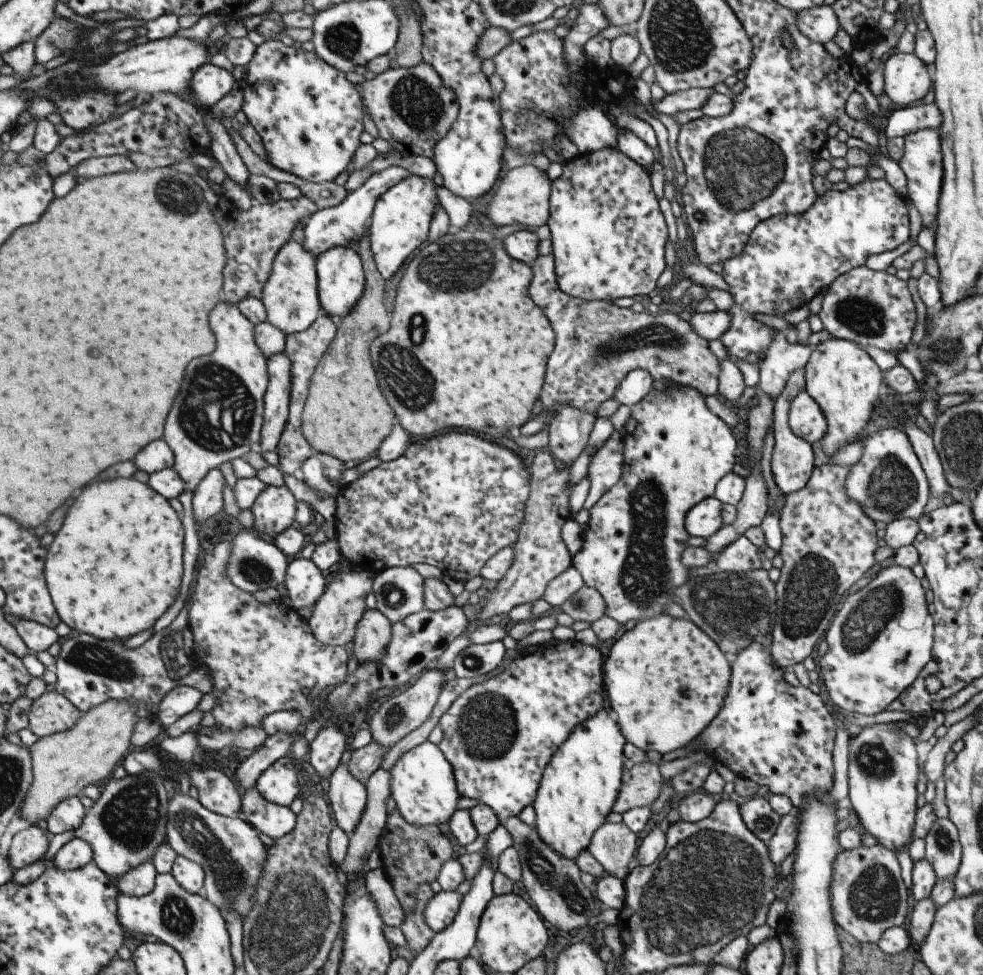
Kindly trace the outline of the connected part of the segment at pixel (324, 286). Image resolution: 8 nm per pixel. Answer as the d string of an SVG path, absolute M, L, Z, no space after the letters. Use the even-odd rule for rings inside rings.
M335 247L318 254L314 261L320 310L337 322L353 310L364 289L364 272L359 255L350 247Z

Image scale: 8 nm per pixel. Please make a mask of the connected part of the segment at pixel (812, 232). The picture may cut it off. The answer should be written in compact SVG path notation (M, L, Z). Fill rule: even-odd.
M866 178L859 184L848 187L843 192L833 191L832 189L829 189L827 192L819 195L813 201L813 204L800 215L777 215L757 223L756 227L753 228L753 230L750 232L749 238L747 239L745 246L742 248L742 251L737 256L727 259L722 264L723 271L721 276L722 279L729 285L729 291L727 292L733 299L733 304L727 311L731 318L730 327L718 338L721 344L725 346L727 352L729 353L728 360L732 363L736 363L738 360L746 360L747 362L758 364L761 362L764 356L764 352L771 342L771 331L773 329L758 323L755 319L752 318L752 314L774 314L778 317L782 317L785 312L790 312L791 310L799 308L799 306L803 306L803 304L809 302L813 296L821 293L821 290L823 290L825 286L829 286L839 275L846 273L852 268L863 265L867 256L871 256L871 254L879 254L880 252L885 252L887 250L893 250L893 248L897 248L897 246L907 241L909 238L909 219L907 217L907 207L904 201L905 199L899 196L898 192L895 192L895 190L893 190L893 188L887 184L885 179Z

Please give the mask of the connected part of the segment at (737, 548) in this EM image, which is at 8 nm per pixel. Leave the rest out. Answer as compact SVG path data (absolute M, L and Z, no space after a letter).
M741 535L718 552L712 565L719 572L739 574L761 569L761 561L759 549Z

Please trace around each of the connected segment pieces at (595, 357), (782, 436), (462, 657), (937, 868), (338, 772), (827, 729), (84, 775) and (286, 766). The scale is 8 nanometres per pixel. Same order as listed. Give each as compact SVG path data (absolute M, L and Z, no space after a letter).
M552 253L537 255L530 269L532 279L527 289L529 298L542 310L554 332L554 345L546 362L544 381L537 400L538 410L551 411L554 407L567 405L596 416L600 404L613 397L614 388L628 372L635 369L650 372L652 379L659 384L665 381L688 386L703 397L716 394L720 362L709 351L708 341L691 328L678 310L669 308L667 312L652 316L646 310L636 313L630 308L617 307L612 301L586 301L570 297L561 292L556 283Z
M793 370L785 381L781 392L775 397L774 407L772 408L772 422L770 425L774 443L770 454L769 464L772 481L783 495L803 488L803 485L806 483L806 480L809 478L815 465L811 445L803 439L800 439L798 436L795 436L789 430L787 424L789 405L797 394L804 390L804 386L804 370Z
M501 641L469 644L454 658L453 676L471 679L485 675L501 663L505 650Z
M948 818L935 819L924 840L924 858L932 864L936 880L953 877L960 863L960 842L955 825Z
M337 765L328 778L328 806L337 826L347 835L355 830L366 801L366 788L357 782L346 765Z
M753 641L742 649L739 649L733 657L732 663L730 664L730 679L728 689L719 712L715 715L715 718L708 724L707 727L701 731L700 736L696 736L691 743L687 743L681 748L672 750L667 754L660 755L661 763L669 762L674 758L681 758L687 756L695 751L702 750L711 758L713 758L715 764L721 764L727 767L732 776L745 777L755 782L760 786L765 786L769 789L769 792L773 795L785 795L794 804L796 809L800 809L802 806L799 805L804 795L817 795L818 793L825 793L829 791L833 782L833 764L831 763L831 750L833 750L833 737L835 736L836 725L833 723L834 714L829 708L823 703L823 700L819 695L814 694L808 688L802 687L801 685L793 687L789 685L783 679L783 670L781 670L773 660L770 652L767 651L760 643Z
M105 700L105 702L90 708L86 713L82 713L71 728L38 738L37 743L28 747L32 781L17 816L26 820L30 825L35 825L38 820L45 820L50 810L62 800L77 797L82 794L81 790L87 784L95 784L97 780L107 778L119 765L122 758L129 753L130 736L135 723L139 720L136 716L137 709L134 704L129 704L124 700Z
M290 755L278 758L257 777L255 788L273 804L288 807L299 794L299 783Z

